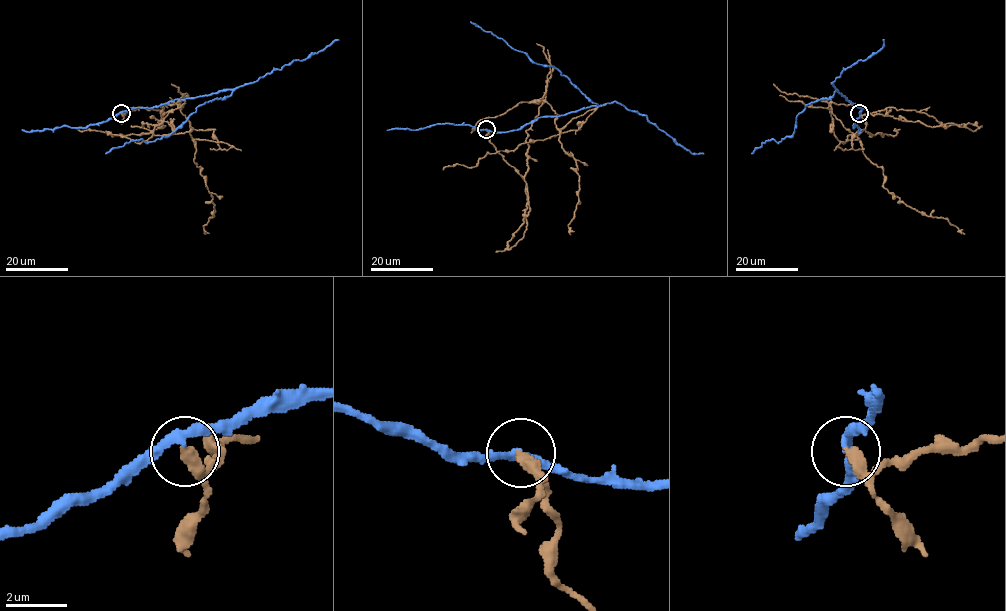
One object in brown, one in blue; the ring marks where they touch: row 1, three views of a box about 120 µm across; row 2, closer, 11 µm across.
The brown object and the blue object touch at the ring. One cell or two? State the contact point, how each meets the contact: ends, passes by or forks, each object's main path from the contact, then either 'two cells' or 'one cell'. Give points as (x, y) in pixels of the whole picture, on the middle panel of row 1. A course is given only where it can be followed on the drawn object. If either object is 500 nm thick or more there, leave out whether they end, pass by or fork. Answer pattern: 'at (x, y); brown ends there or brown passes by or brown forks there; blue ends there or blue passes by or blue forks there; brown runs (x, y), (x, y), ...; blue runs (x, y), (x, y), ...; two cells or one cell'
at (486, 129); brown ends there; blue passes by; brown runs (486, 129), (526, 183), (527, 215), (526, 131), (542, 102), (558, 129), (597, 108), (577, 130), (443, 170); blue runs (486, 129), (518, 130), (539, 118), (560, 116), (598, 105), (554, 66), (533, 62), (525, 53), (470, 22); two cells

